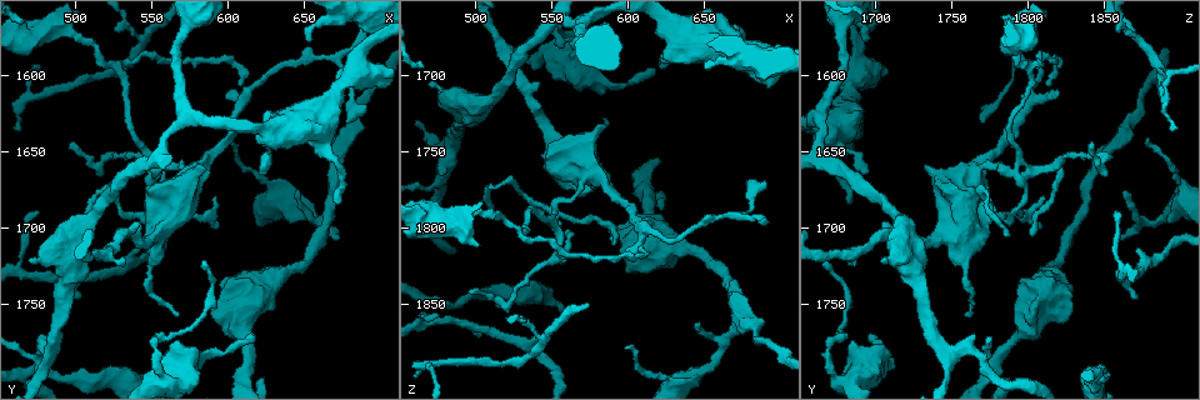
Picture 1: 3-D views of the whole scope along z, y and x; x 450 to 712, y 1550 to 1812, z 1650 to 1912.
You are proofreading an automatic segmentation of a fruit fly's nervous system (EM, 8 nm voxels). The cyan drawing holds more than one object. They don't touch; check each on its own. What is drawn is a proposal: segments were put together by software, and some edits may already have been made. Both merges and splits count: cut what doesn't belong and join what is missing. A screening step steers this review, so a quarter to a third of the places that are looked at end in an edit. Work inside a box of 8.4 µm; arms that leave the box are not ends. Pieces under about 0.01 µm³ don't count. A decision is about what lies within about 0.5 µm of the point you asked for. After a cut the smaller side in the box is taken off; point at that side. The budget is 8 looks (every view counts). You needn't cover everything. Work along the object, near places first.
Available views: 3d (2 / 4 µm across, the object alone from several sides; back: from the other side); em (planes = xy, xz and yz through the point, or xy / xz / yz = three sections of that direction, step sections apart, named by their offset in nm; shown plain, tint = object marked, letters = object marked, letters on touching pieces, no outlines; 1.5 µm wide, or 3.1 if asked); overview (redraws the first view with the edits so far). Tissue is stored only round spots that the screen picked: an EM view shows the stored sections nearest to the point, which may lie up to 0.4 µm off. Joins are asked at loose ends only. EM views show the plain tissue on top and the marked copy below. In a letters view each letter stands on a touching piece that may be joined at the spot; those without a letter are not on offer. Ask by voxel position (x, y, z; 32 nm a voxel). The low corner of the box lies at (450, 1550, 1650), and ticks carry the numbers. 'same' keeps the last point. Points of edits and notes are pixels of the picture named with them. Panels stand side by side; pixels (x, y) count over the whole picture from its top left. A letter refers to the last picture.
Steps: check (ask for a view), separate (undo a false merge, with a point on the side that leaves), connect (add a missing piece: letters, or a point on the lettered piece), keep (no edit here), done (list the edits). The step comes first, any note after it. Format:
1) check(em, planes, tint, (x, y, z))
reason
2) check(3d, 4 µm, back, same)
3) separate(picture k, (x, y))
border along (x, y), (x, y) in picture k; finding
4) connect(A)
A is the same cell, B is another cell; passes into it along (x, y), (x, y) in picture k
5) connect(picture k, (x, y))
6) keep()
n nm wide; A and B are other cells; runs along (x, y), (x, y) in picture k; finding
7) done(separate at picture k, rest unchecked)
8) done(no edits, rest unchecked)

check(3d, 2 µm, (502, 1746, 1872))

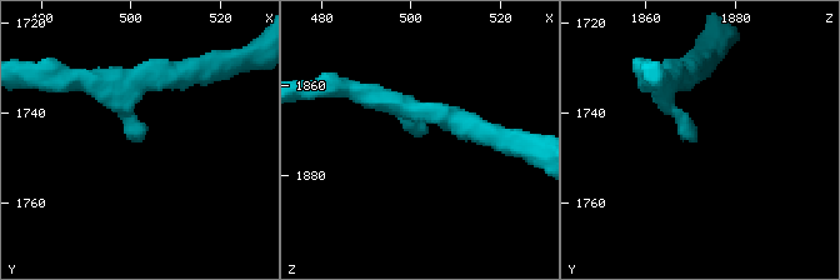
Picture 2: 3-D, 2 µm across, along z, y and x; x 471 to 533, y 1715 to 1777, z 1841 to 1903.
check(em, planes, tint, (502, 1745, 1871))
arms of 180, 190 nm; shape alone is not enough

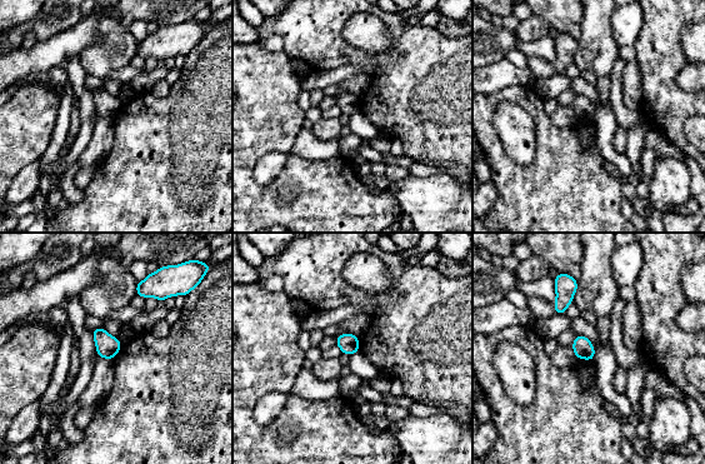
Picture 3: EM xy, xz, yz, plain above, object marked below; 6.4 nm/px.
check(em, planes, letters, same)

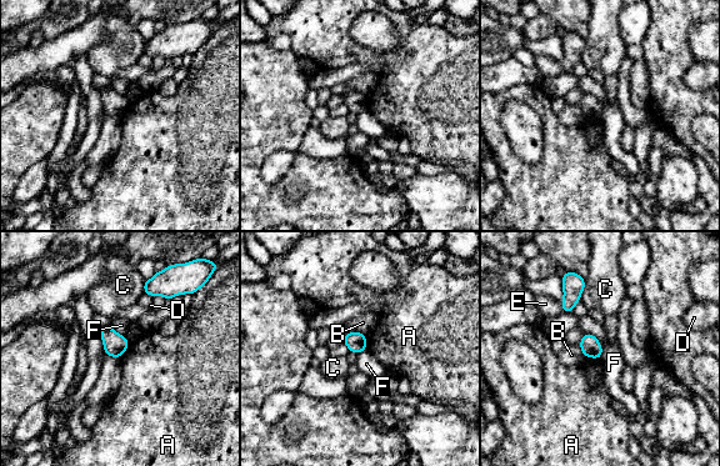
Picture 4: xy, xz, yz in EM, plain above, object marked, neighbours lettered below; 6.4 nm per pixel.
keep()
A, B, C, D, E and F are other cells; border along (585, 332), (599, 341), (601, 357) in picture 4; none of them fits

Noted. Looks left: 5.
check(3d, 4 µm, (550, 1662, 1790))
sudden change in width

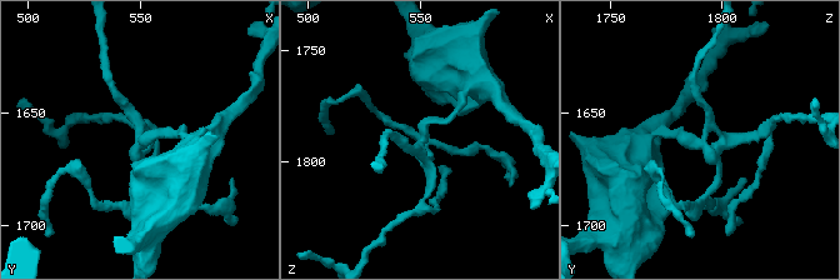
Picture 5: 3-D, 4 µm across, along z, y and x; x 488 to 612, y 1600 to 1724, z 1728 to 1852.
check(em, xy, step 8, tint, (551, 1663, 1791))
4 arms; need the tissue

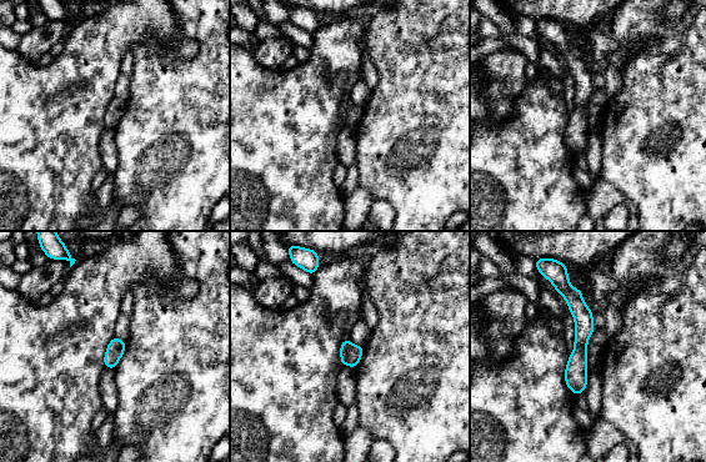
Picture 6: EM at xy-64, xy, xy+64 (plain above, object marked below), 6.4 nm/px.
check(em, planes, letters, same)
another direction

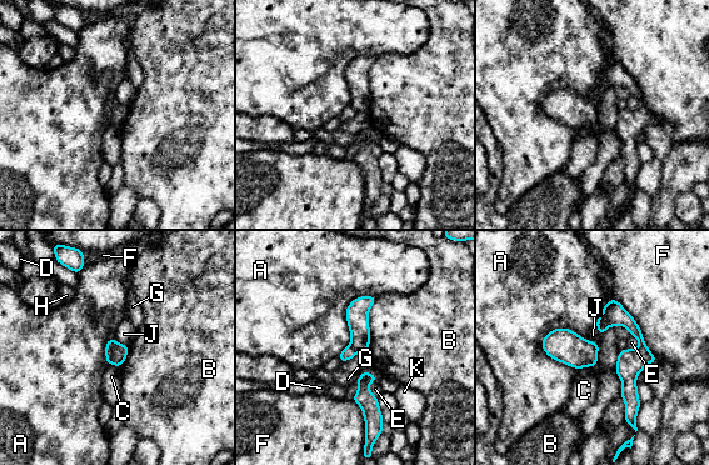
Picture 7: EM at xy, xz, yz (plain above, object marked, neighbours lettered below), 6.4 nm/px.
separate(picture 7, (110, 344))
A, B, C, D, E, F, G, H, J and K are other cells; border along (115, 341), (110, 363) in picture 7; a second neuron is stuck on

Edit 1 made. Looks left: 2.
check(overview)

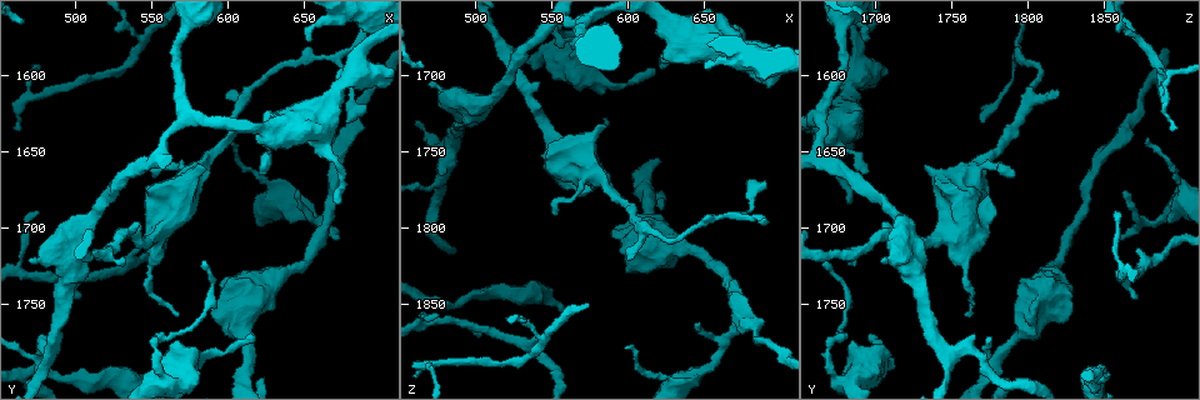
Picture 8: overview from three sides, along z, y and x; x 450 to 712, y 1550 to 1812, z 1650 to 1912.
check(em, planes, letters, (542, 1576, 1874))
arms part here

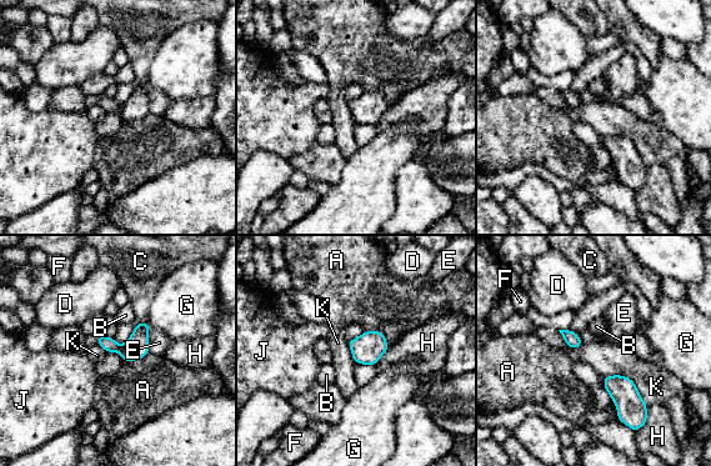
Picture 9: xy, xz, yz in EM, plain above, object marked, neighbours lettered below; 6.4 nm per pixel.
keep()
40 nm wide; A, B, C, D, E, F, G, H, J and K are other cells; border along (604, 376), (627, 376), (647, 405) in picture 9; continuous, no second neuron

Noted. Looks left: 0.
done(separate at picture 7, rest unchecked)

